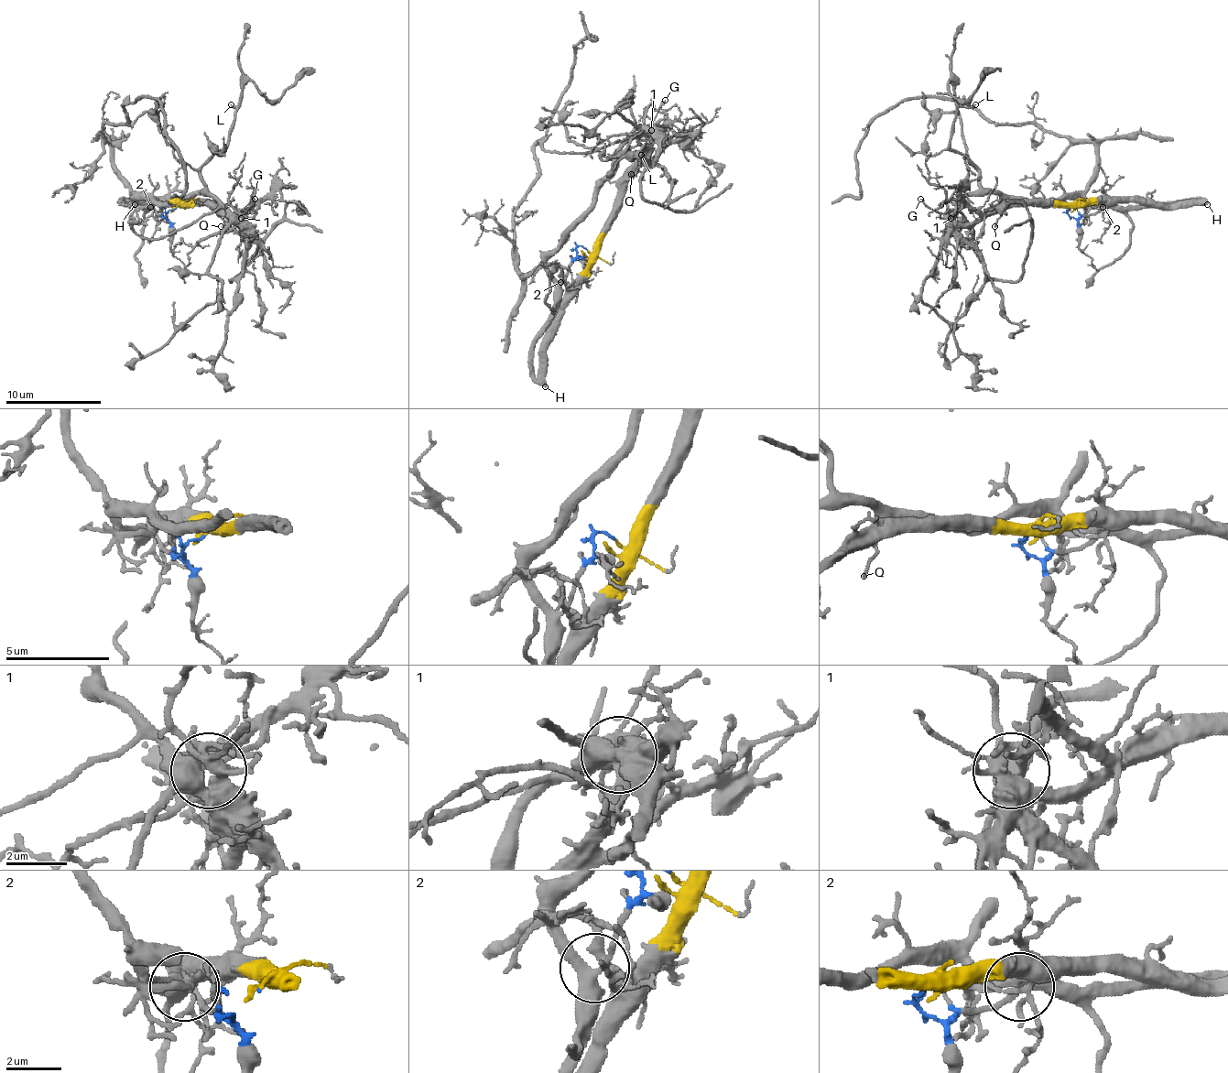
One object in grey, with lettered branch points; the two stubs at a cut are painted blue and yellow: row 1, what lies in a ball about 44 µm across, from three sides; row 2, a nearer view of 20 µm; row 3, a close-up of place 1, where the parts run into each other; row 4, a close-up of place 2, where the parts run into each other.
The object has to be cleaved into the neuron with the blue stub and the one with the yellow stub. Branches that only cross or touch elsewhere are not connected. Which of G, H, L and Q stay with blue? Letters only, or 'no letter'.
L

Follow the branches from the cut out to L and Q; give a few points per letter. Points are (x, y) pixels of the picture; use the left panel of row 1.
L: (176, 209), (164, 219), (135, 200), (190, 200), (202, 185), (201, 168), (226, 145), (236, 109), (231, 103)
Q: (176, 207), (207, 204), (224, 221), (222, 226)

